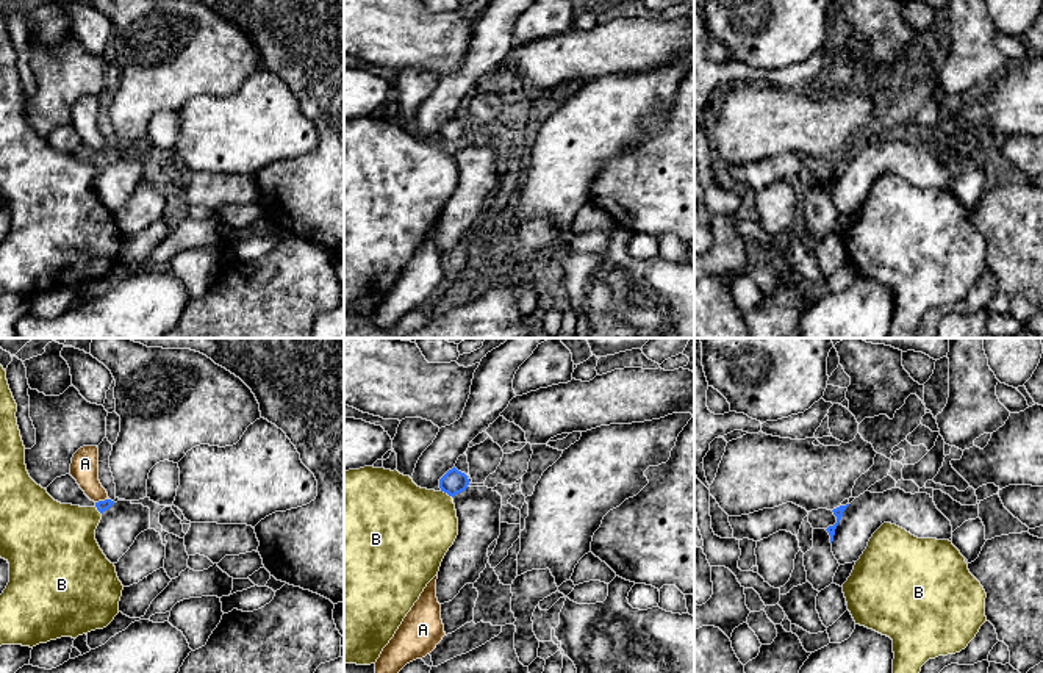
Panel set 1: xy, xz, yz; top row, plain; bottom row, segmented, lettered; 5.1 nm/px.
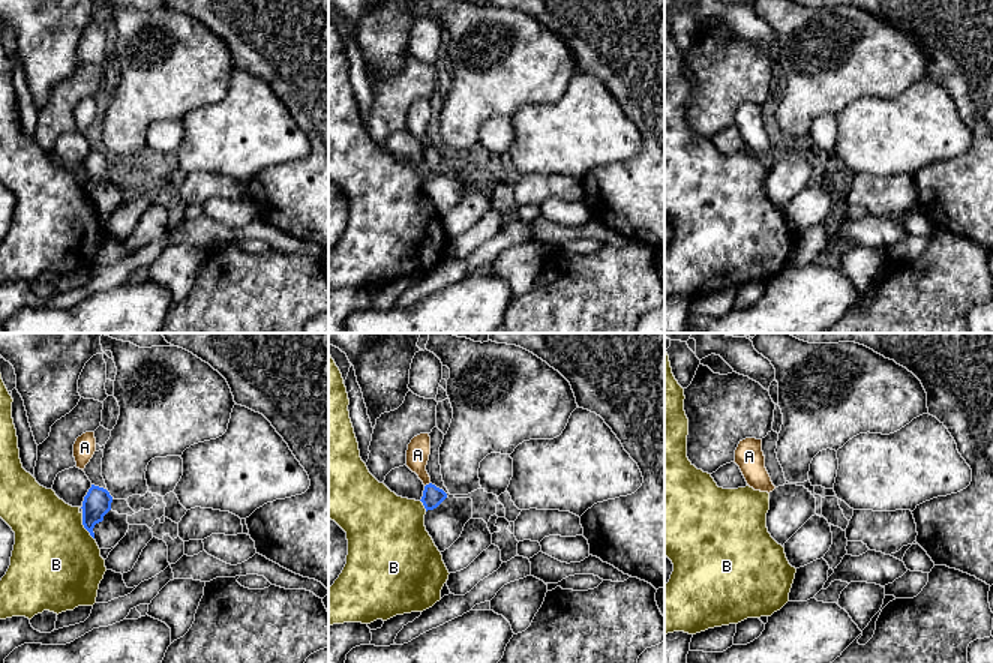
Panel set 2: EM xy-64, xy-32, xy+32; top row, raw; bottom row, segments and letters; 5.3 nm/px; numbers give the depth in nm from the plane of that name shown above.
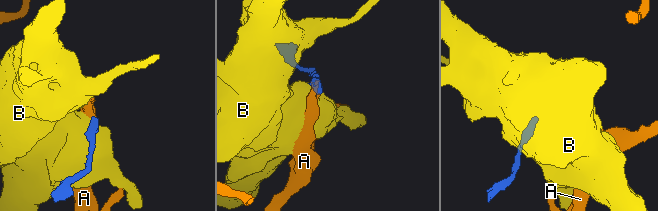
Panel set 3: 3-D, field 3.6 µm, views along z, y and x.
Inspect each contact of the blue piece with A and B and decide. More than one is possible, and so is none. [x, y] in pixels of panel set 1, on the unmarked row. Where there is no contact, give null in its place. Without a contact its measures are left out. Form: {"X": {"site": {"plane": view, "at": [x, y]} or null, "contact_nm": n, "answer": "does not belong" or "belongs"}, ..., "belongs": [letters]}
{"A": {"site": {"plane": "xy", "at": [102, 151]}, "contact_nm": 80, "answer": "does not belong"}, "B": {"site": {"plane": "xz", "at": [448, 143]}, "contact_nm": 80, "answer": "does not belong"}, "belongs": []}

